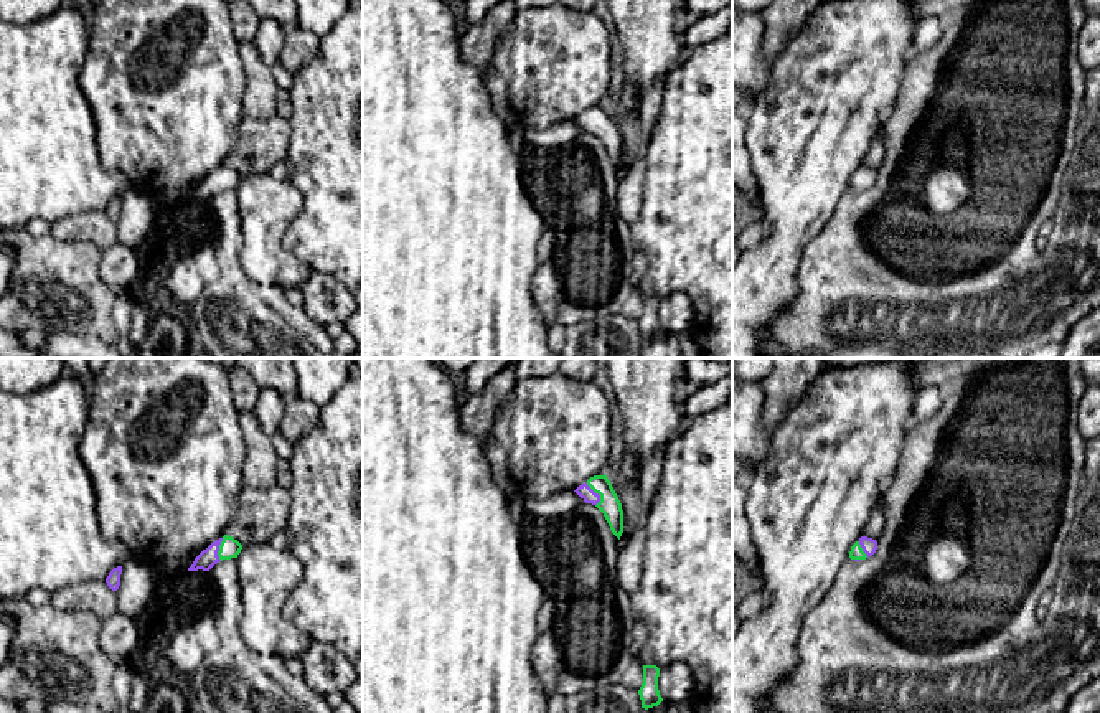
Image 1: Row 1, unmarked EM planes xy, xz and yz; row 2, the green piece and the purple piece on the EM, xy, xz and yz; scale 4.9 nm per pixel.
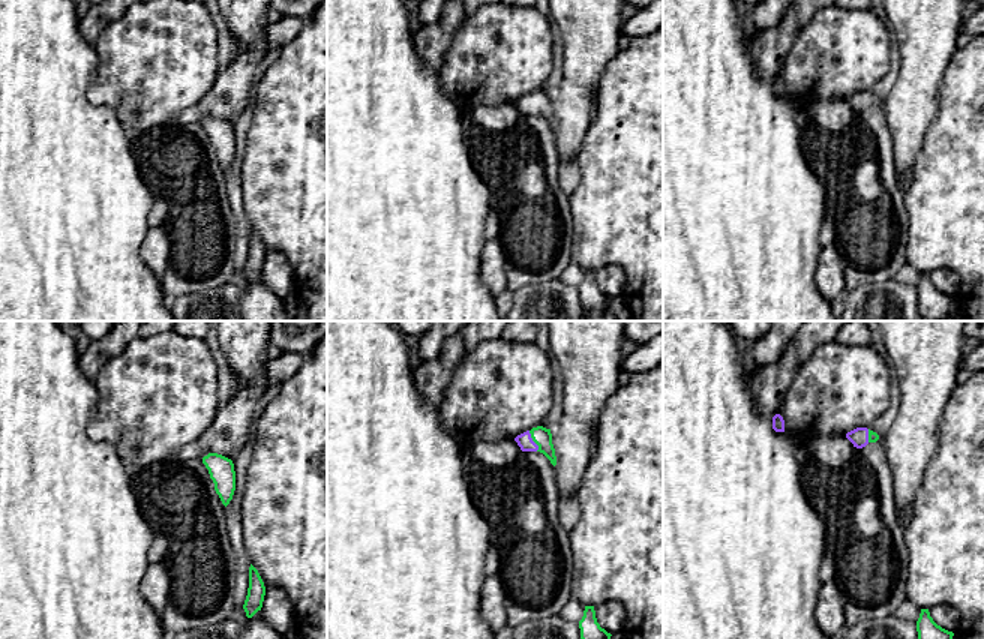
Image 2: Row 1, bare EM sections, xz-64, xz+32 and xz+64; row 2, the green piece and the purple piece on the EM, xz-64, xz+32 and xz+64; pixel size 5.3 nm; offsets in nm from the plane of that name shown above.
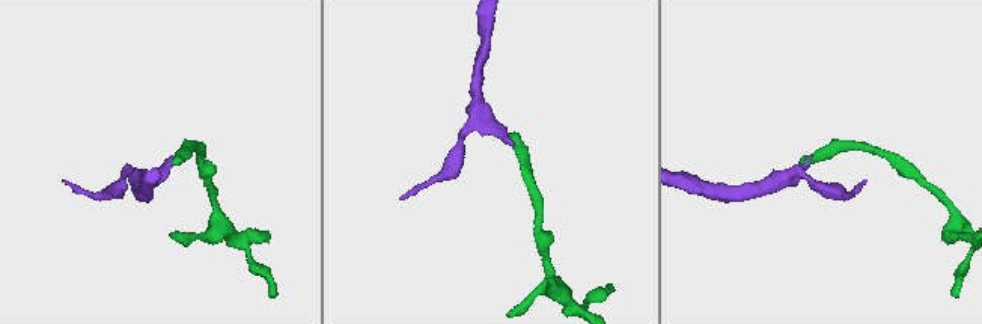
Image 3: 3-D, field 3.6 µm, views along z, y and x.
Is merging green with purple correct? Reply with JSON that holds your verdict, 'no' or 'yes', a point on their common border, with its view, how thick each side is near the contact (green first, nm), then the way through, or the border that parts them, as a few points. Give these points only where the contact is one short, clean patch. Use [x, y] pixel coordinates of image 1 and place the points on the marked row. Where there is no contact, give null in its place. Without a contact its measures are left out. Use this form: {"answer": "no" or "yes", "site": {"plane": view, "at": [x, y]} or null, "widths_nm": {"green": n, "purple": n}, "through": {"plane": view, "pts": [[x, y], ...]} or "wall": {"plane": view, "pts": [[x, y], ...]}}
{"answer": "yes", "site": {"plane": "xz", "at": [597, 492]}, "widths_nm": {"green": 100, "purple": 70}, "through": {"plane": "xz", "pts": [[609, 505], [597, 492], [584, 491]]}}

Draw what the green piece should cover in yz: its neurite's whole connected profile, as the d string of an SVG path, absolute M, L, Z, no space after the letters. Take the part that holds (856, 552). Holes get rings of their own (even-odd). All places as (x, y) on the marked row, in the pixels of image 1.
M861 536L849 551L849 558L854 561L866 560L872 556L877 550L877 541L867 536Z

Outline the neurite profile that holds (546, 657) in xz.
M556 630L538 634L531 649L531 662L544 693L548 696L556 693L557 680L562 672L562 652Z

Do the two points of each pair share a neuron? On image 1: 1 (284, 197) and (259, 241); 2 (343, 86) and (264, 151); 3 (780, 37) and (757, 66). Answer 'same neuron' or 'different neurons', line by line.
1: same neuron
2: different neurons
3: different neurons

